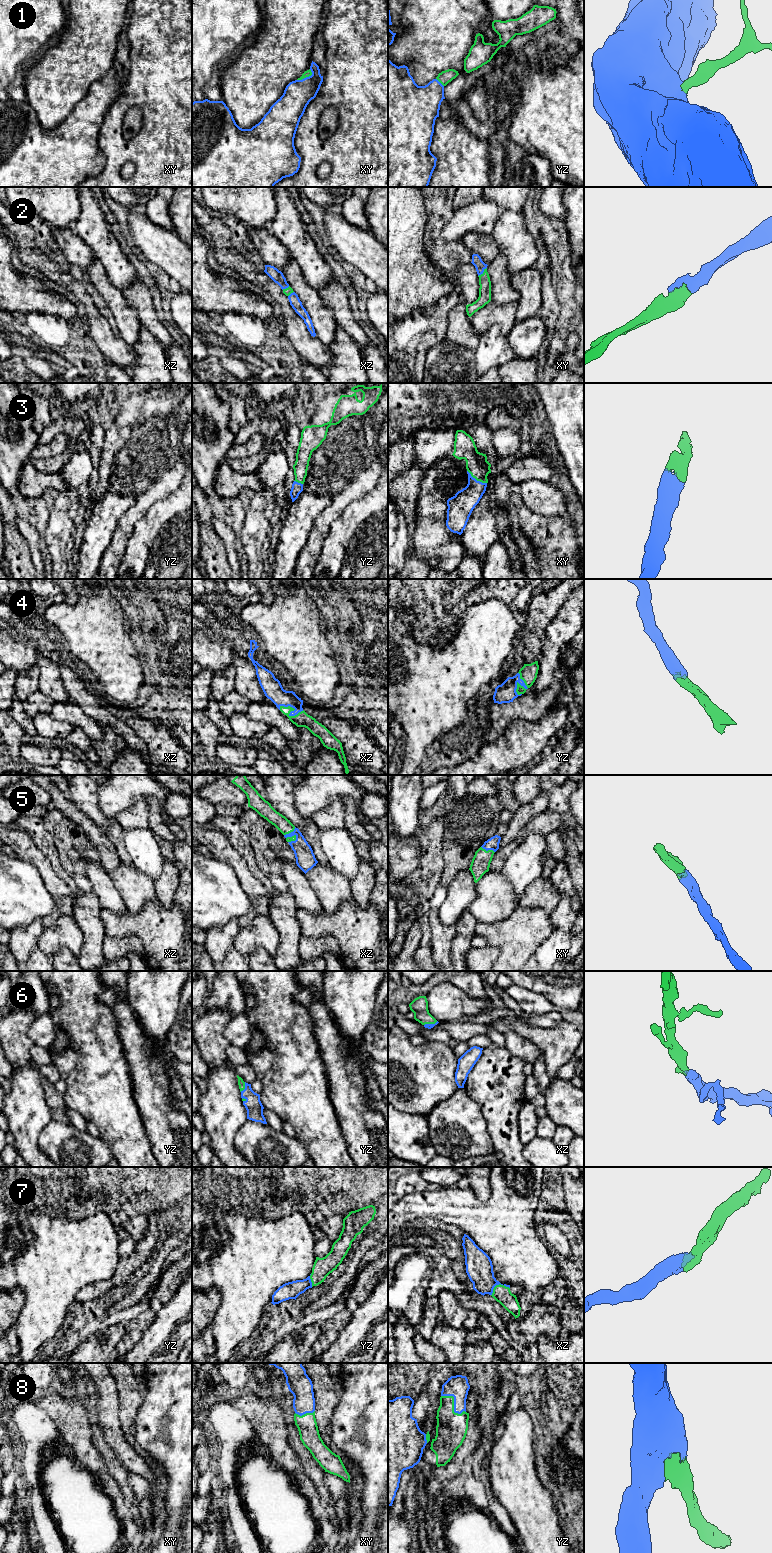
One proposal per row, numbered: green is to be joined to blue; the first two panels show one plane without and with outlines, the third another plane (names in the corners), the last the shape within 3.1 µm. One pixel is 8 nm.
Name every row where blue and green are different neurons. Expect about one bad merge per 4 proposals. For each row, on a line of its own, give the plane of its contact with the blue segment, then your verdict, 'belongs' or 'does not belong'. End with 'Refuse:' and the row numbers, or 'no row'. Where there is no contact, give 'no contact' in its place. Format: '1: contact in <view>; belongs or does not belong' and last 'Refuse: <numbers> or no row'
1: contact in xy; belongs
2: contact in xy; belongs
3: contact in xy; belongs
4: contact in yz; belongs
5: contact in xy; belongs
6: contact in yz; belongs
7: contact in xz; belongs
8: contact in yz; belongs
Refuse: no row

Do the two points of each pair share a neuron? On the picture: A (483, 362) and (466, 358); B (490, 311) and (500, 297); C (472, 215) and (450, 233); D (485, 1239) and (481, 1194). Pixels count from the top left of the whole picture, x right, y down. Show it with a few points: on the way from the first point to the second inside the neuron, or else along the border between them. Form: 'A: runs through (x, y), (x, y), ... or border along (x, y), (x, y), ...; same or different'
A: border along (472, 351), (476, 372); different
B: border along (491, 300), (497, 304), (516, 302); different
C: runs through (467, 219), (455, 228); same
D: border along (469, 1187), (480, 1200), (486, 1200), (491, 1195); different

